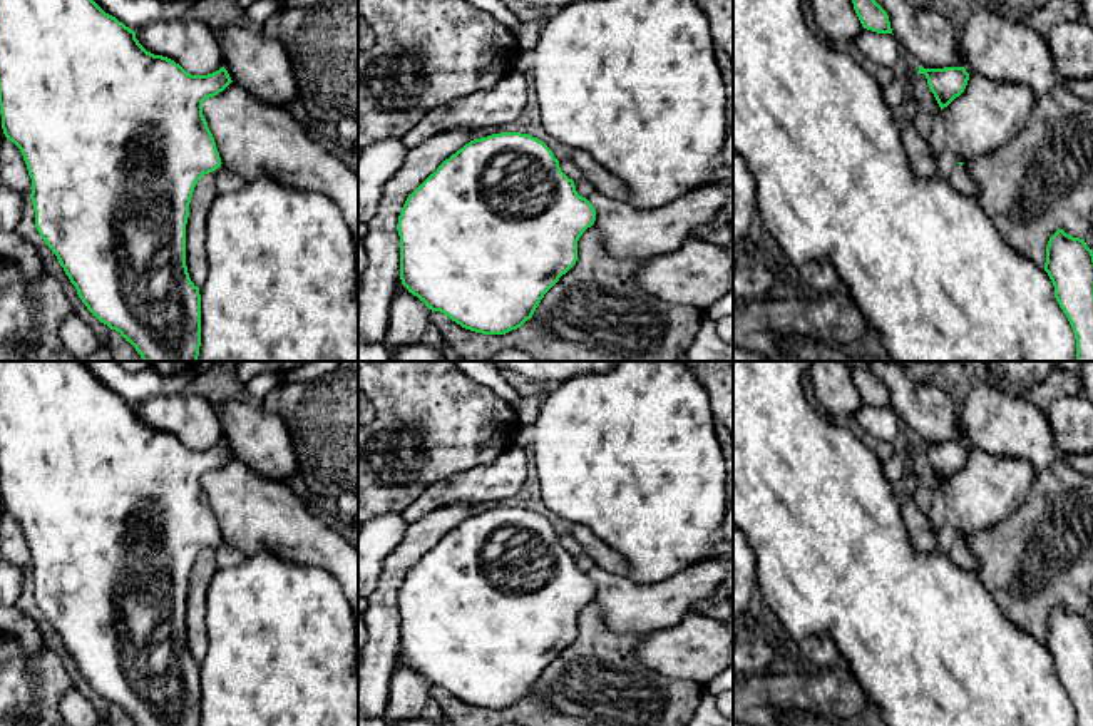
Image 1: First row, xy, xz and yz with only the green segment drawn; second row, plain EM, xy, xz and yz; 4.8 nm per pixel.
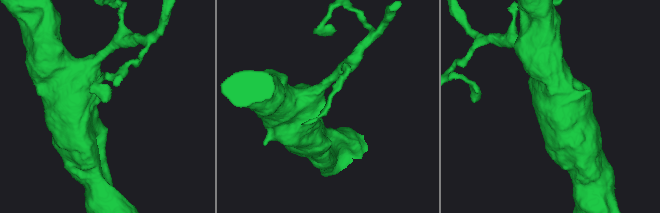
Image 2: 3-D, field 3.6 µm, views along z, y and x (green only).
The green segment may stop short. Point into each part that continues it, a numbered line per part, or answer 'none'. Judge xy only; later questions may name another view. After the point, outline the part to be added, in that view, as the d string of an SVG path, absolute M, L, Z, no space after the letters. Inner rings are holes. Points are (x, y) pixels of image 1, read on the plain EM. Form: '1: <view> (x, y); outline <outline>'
1: xy (226, 556); outline M226 542L216 544L216 565L219 569L239 565L246 555Z

